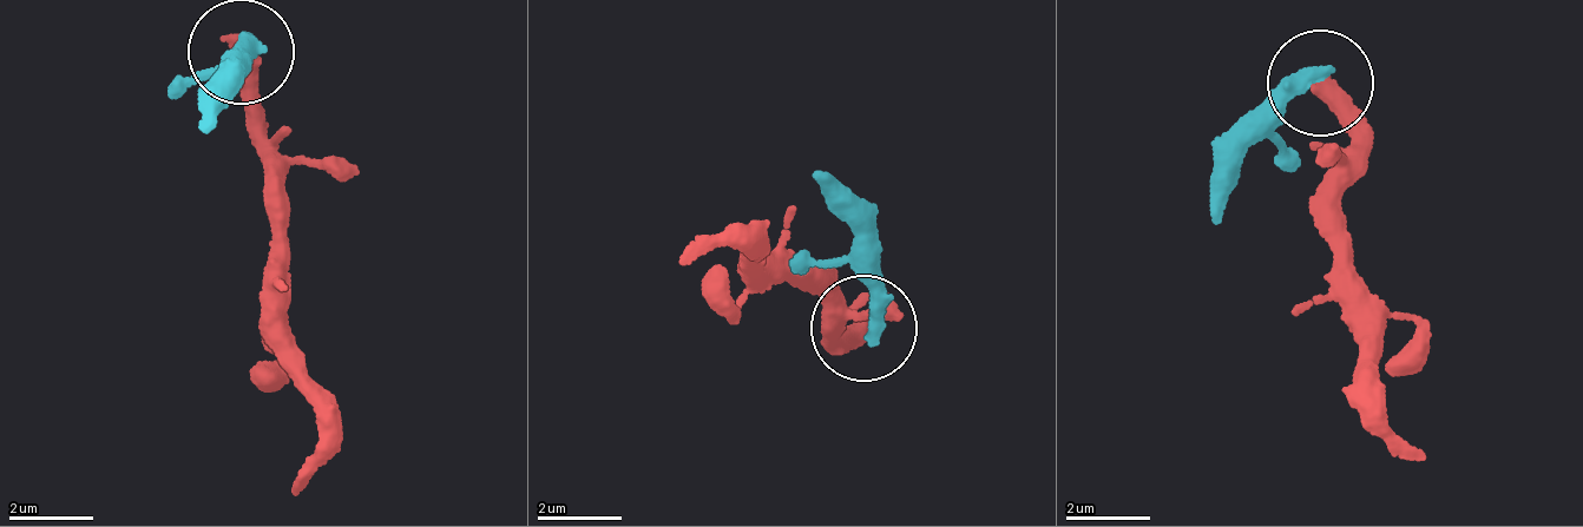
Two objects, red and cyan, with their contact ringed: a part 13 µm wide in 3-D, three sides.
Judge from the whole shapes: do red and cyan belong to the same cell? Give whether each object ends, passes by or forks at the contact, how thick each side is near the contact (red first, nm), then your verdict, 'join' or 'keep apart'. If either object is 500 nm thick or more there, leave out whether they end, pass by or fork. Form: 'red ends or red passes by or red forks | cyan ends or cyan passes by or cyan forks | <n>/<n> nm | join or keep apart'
500/480 nm | keep apart

